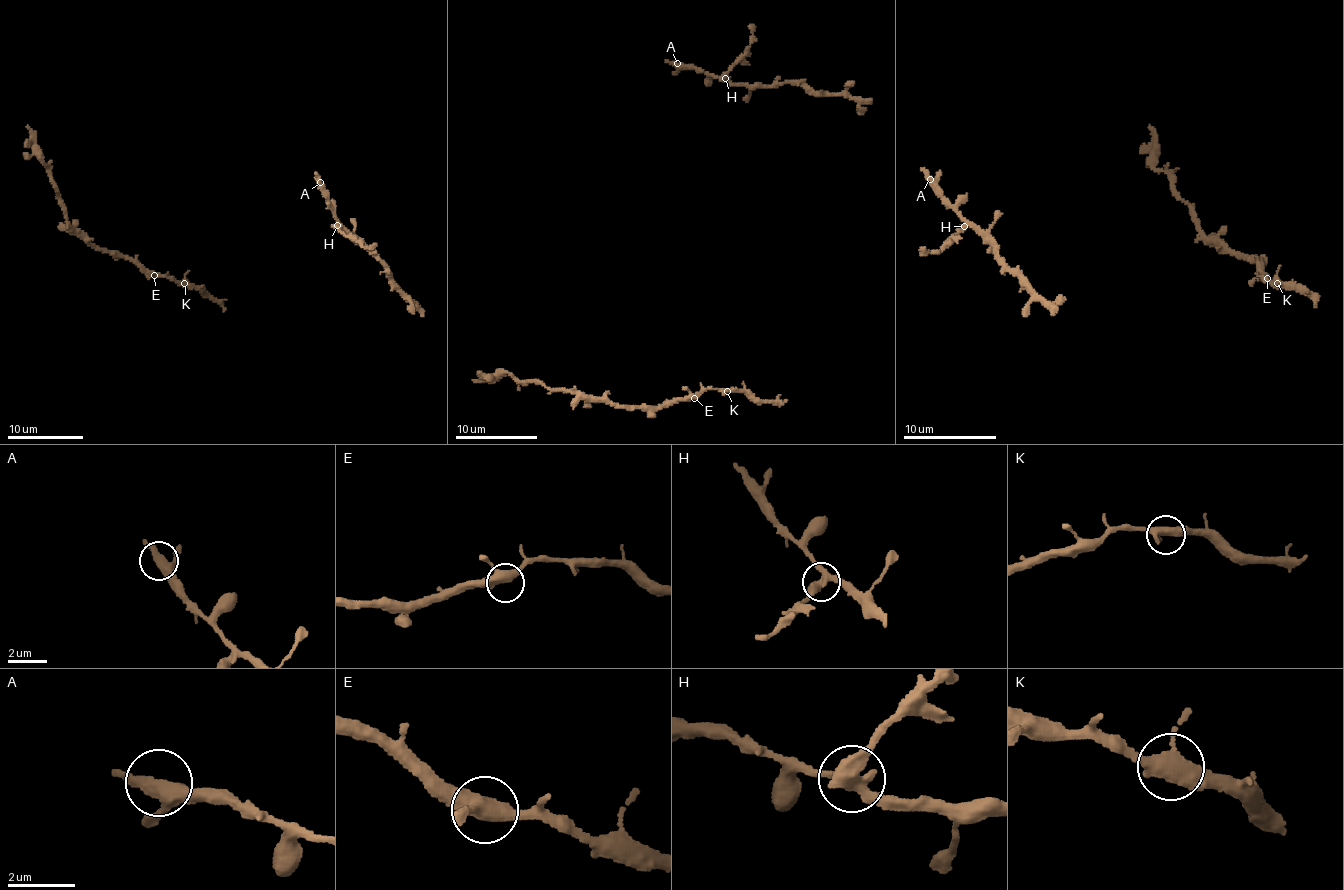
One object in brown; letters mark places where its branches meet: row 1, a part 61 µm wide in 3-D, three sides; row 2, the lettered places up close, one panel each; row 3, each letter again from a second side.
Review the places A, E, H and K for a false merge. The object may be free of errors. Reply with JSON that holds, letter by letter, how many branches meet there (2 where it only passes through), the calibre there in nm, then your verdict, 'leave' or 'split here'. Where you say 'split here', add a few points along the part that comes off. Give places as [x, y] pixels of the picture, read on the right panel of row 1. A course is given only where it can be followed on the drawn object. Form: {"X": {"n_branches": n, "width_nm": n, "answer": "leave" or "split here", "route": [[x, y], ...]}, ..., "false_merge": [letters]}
{"A": {"n_branches": 3, "width_nm": 400, "answer": "leave"}, "E": {"n_branches": 3, "width_nm": 420, "answer": "leave"}, "H": {"n_branches": 3, "width_nm": 400, "answer": "split here", "route": [[965, 225], [940, 251], [925, 252], [922, 247]]}, "K": {"n_branches": 3, "width_nm": 400, "answer": "leave"}, "false_merge": ["H"]}

